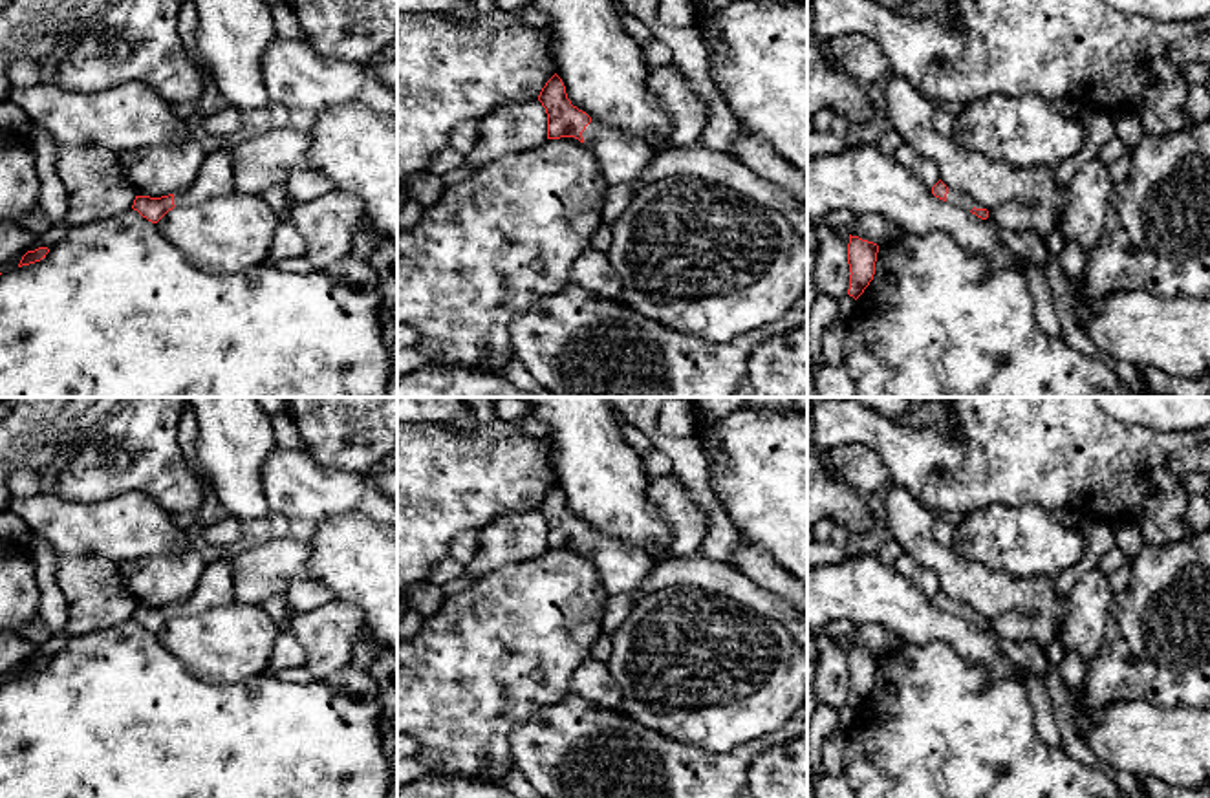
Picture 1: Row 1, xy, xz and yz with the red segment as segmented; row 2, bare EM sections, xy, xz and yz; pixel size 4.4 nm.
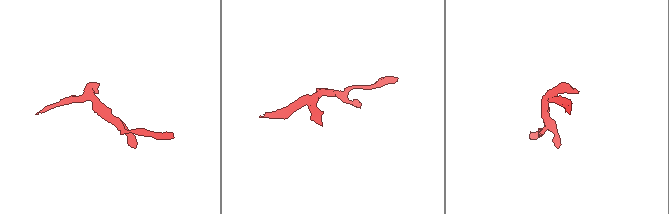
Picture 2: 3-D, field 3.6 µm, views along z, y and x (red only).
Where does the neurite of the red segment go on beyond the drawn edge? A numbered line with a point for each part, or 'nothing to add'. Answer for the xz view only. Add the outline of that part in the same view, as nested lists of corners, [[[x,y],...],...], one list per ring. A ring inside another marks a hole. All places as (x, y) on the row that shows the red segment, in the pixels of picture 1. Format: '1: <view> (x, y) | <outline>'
1: xz (621, 158) | [[[591,121],[582,132],[584,145],[595,154],[610,185],[632,183],[655,156],[648,143]]]

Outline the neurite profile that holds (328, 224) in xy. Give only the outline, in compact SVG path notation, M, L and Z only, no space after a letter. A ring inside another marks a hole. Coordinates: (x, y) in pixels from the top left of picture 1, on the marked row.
M339 189L293 203L291 221L308 243L306 258L313 269L326 269L351 253L359 229L366 227L364 203Z

